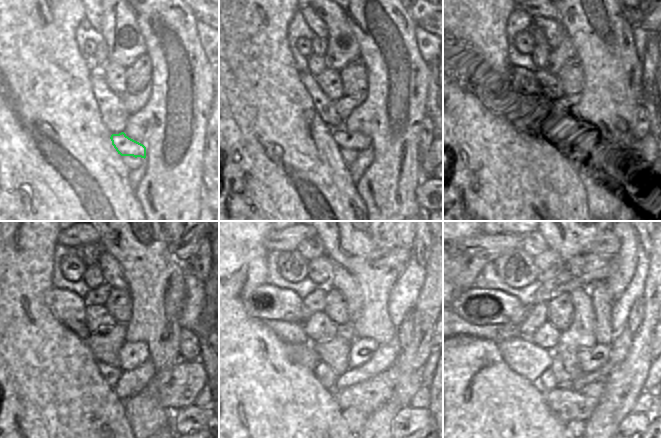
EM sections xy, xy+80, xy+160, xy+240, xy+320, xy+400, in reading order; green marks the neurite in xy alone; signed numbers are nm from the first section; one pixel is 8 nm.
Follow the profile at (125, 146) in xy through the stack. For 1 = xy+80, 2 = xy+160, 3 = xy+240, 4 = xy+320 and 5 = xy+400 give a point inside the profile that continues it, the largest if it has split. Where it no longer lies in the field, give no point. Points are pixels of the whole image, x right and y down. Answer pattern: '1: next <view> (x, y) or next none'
1: next xy+80 (357, 141)
2: next xy+160 (577, 137)
3: next xy+240 (132, 354)
4: next xy+320 (361, 349)
5: next xy+400 (589, 360)

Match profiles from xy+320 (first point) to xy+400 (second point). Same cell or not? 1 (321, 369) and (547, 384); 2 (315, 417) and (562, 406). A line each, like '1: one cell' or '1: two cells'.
1: one cell
2: two cells

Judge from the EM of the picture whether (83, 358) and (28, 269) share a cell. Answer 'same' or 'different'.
same

